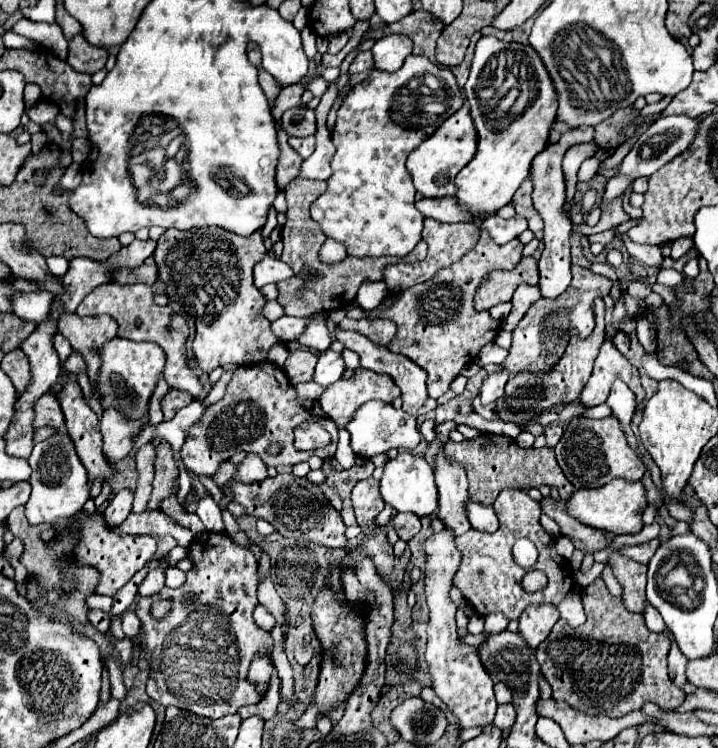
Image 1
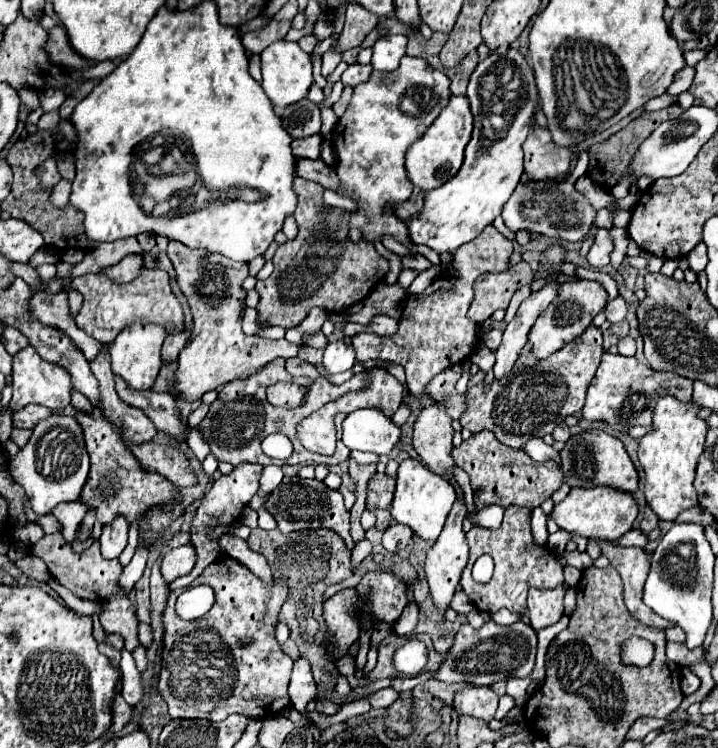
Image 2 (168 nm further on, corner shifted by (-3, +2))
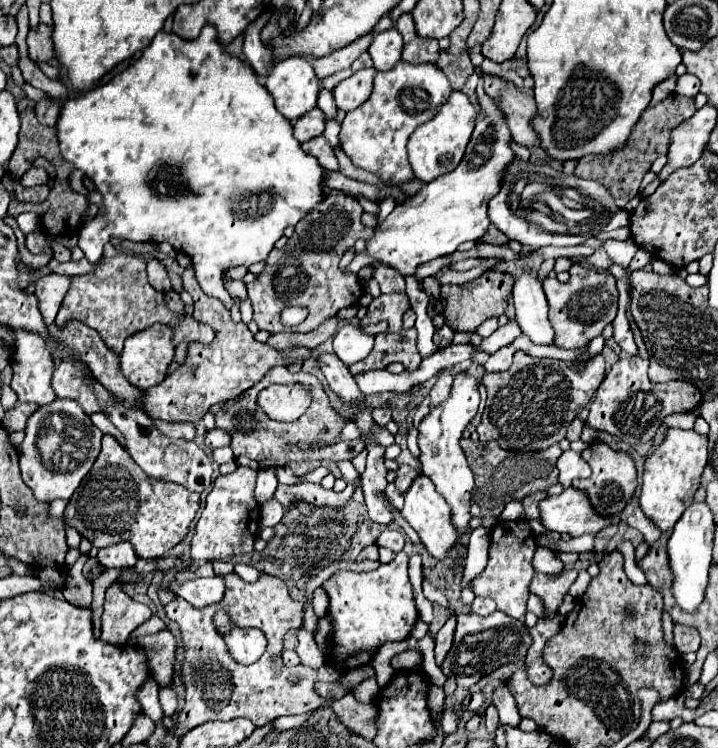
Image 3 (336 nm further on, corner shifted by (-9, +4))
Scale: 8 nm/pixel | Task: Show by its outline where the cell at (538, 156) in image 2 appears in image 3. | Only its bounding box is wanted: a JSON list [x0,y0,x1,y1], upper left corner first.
[485,75,539,149]

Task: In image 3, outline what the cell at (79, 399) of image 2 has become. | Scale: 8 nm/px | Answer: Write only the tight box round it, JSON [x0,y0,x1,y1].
[91,413,123,445]

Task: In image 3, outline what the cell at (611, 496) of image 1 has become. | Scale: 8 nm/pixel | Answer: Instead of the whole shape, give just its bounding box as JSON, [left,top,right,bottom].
[539,487,617,537]

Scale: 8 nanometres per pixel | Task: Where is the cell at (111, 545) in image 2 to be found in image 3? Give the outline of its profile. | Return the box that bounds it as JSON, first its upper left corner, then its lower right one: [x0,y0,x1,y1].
[97,541,137,569]

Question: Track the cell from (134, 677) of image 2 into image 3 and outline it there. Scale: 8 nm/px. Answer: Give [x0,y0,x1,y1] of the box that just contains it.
[137,675,163,721]

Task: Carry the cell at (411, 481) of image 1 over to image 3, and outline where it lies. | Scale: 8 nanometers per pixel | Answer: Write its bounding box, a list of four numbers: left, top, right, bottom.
[401,475,457,559]

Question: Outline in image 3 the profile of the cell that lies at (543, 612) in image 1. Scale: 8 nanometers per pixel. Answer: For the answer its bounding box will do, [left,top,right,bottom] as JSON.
[531,569,577,617]

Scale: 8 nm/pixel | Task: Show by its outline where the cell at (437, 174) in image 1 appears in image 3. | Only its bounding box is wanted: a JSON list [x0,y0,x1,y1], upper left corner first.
[407,91,477,183]

